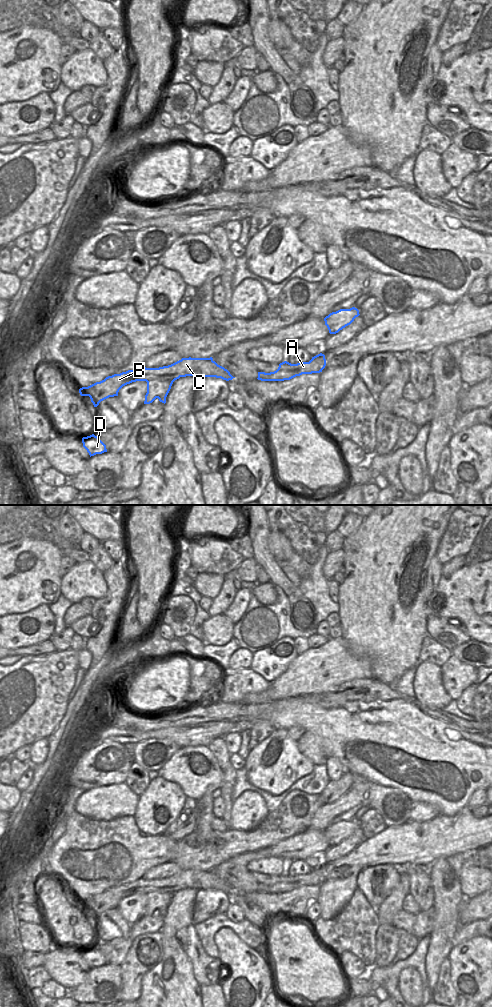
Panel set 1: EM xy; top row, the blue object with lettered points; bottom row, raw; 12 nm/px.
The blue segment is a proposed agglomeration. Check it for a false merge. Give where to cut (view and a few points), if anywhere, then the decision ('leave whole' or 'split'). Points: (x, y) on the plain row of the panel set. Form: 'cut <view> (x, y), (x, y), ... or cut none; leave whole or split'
cut xy (173, 892), (146, 893); split

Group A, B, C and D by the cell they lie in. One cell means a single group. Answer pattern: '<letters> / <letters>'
A B C / D

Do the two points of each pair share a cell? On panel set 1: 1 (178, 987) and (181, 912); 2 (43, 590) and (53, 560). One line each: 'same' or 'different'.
1: same
2: same

